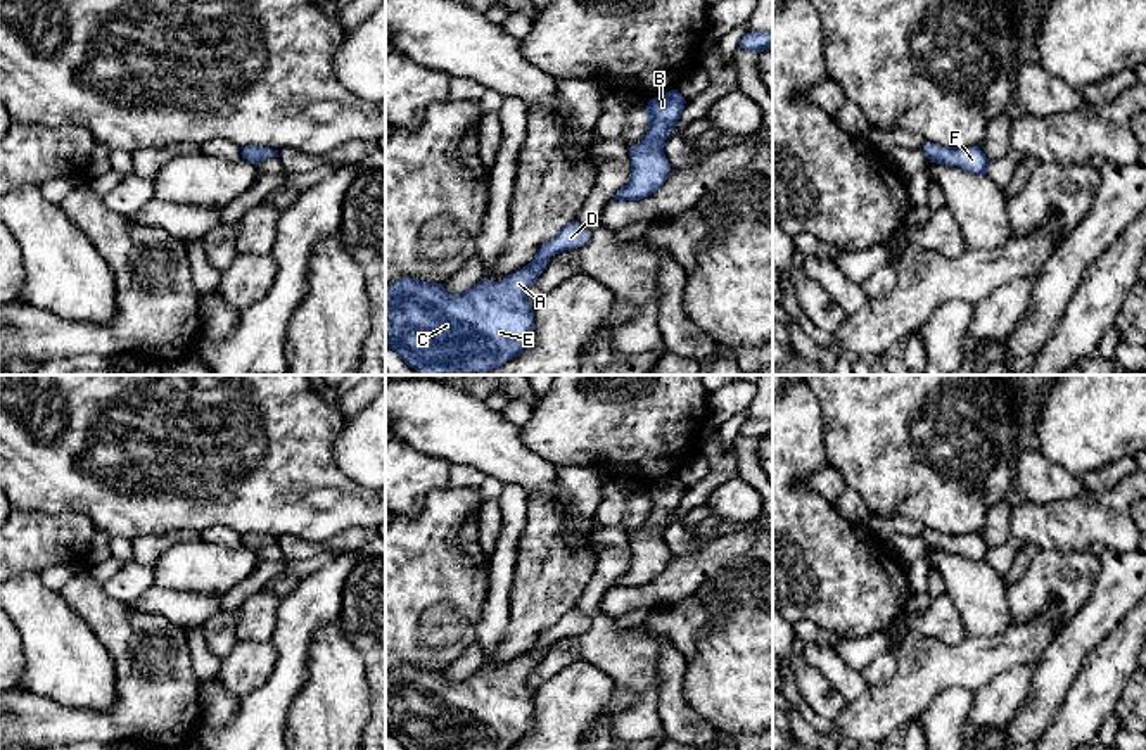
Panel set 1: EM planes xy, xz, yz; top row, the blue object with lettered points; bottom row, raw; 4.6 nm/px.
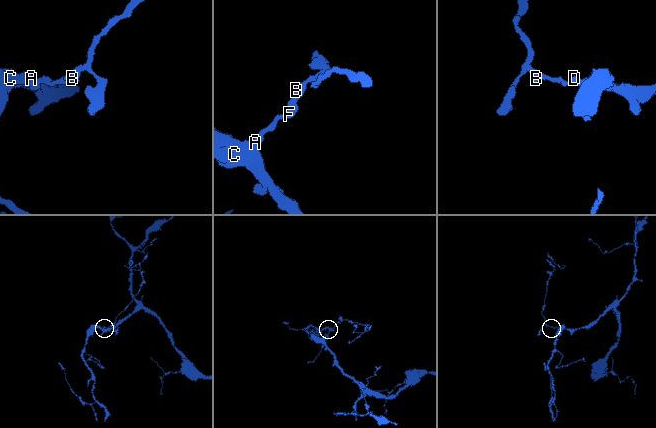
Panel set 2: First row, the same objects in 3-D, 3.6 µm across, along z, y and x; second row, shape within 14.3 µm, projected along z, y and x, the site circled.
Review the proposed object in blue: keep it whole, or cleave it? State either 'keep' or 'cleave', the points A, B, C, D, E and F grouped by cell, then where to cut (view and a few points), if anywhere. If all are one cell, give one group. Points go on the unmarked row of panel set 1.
keep; A B C D E F; no cut

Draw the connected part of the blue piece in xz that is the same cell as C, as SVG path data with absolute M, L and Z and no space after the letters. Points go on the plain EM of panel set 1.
M570 608L534 646L500 669L482 665L462 681L448 681L442 671L399 665L385 672L385 734L404 750L506 750L522 741L532 729L534 700L529 677L543 660L548 646L560 638L581 634L589 619Z

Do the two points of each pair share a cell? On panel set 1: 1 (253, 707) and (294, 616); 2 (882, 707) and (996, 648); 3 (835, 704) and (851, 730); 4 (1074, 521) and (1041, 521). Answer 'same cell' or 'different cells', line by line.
1: same cell
2: same cell
3: different cells
4: same cell

